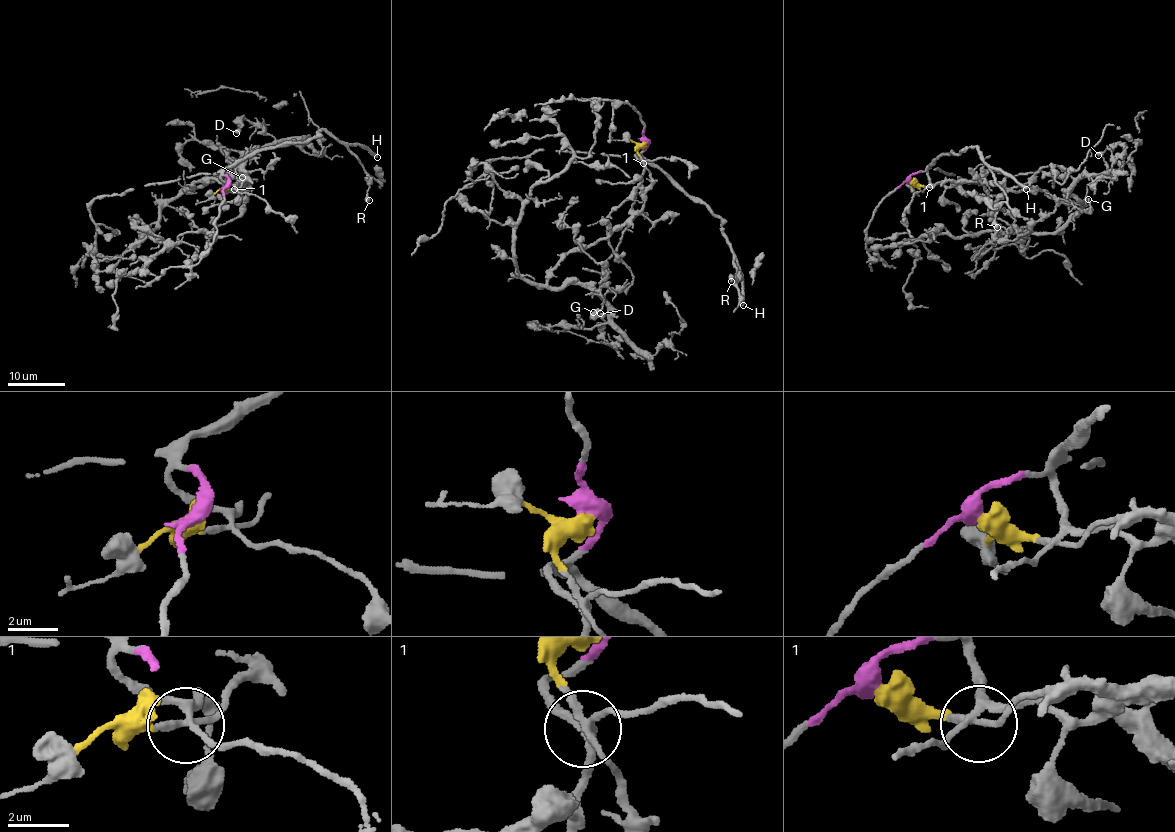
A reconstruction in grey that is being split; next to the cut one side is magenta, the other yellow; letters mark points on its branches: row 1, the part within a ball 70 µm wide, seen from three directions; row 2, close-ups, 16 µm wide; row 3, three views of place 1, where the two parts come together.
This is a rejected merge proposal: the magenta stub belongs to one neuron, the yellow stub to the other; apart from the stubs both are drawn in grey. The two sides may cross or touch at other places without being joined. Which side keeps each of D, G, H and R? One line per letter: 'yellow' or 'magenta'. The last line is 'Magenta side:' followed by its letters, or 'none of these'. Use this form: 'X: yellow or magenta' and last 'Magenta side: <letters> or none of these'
D: yellow
G: yellow
H: magenta
R: magenta
Magenta side: H, R

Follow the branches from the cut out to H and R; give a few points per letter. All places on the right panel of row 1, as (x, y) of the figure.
H: (910, 181), (928, 164), (951, 151), (959, 155), (969, 147), (977, 147), (984, 162), (1012, 175), (1026, 189)
R: (910, 181), (913, 174), (951, 151), (959, 155), (964, 149), (977, 147), (1006, 199), (996, 215), (997, 227)

